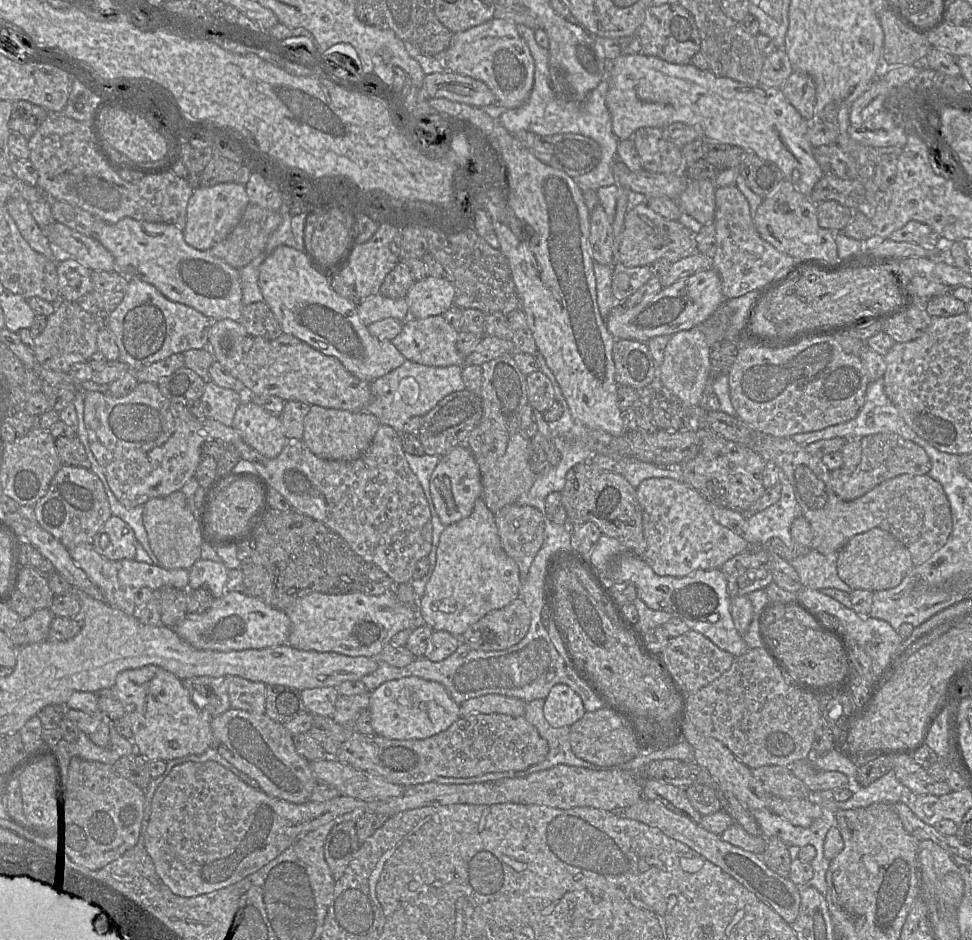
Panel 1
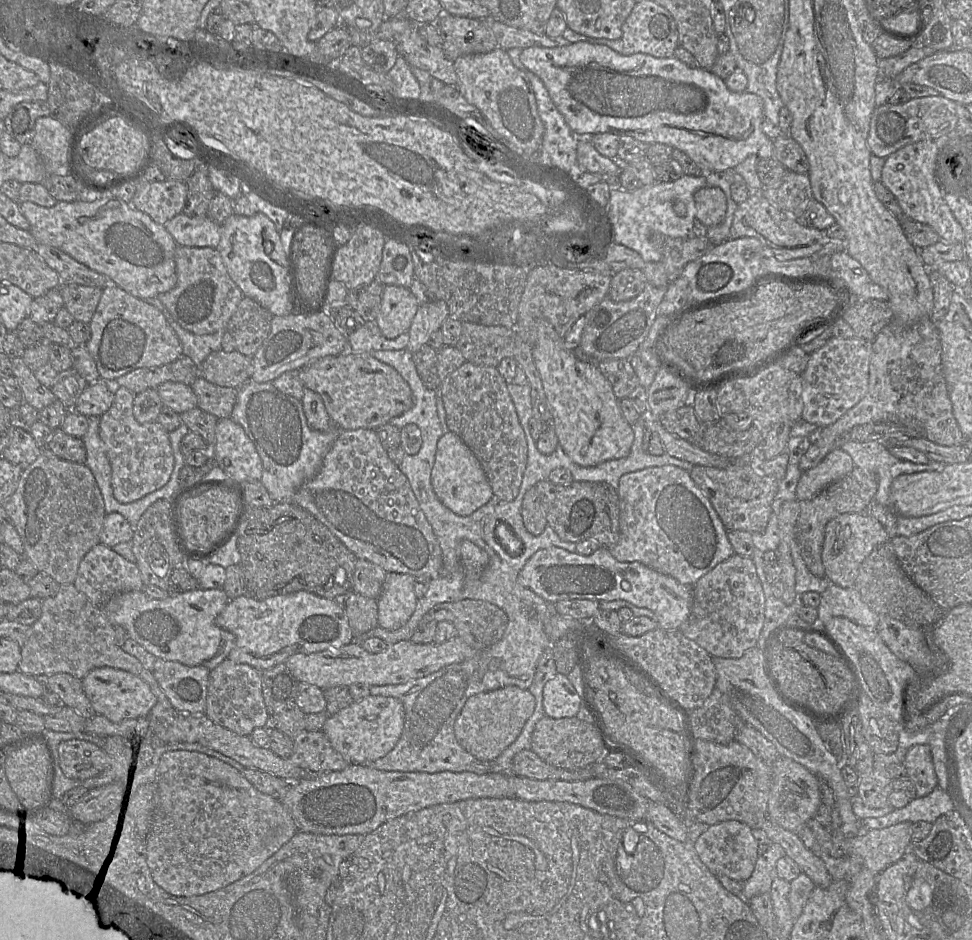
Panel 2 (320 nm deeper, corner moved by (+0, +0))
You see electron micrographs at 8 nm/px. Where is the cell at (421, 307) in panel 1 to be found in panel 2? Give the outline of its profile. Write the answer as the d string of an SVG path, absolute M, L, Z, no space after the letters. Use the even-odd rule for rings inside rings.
M386 285L375 322L383 336L394 339L408 332L418 308L409 288Z

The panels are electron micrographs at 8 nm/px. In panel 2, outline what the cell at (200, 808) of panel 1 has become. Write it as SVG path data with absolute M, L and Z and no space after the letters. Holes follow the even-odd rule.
M188 750L164 753L156 784L158 807L146 836L147 861L155 883L174 896L206 894L251 874L298 832L279 799L261 793L242 772L207 754Z

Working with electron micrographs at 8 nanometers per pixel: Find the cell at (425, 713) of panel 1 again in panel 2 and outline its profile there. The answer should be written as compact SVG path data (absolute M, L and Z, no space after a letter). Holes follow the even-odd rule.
M369 695L334 715L329 715L322 731L331 746L349 764L371 764L390 752L404 728L405 711L400 700L389 696Z

